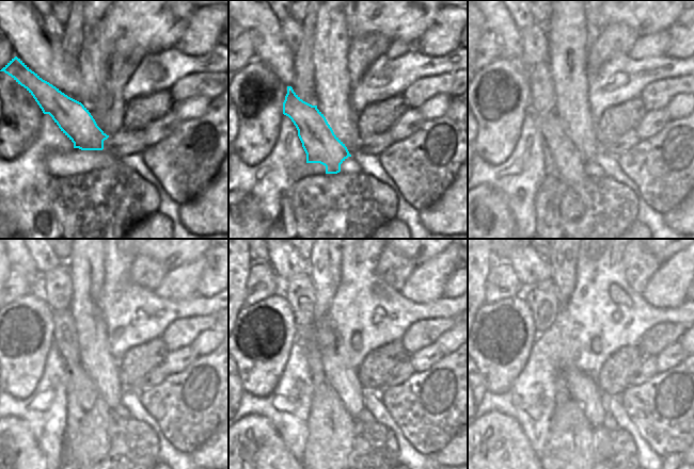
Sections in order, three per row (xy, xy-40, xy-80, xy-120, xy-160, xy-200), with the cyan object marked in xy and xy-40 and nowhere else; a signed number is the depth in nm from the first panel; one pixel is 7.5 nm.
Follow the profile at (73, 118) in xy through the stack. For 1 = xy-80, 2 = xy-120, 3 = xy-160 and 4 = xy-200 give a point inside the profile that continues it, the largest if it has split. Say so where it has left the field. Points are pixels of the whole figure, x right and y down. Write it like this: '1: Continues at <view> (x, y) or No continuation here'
1: Continues at xy-80 (564, 161)
2: Continues at xy-120 (88, 415)
3: Continues at xy-160 (330, 439)
4: Continues at xy-200 (567, 455)

